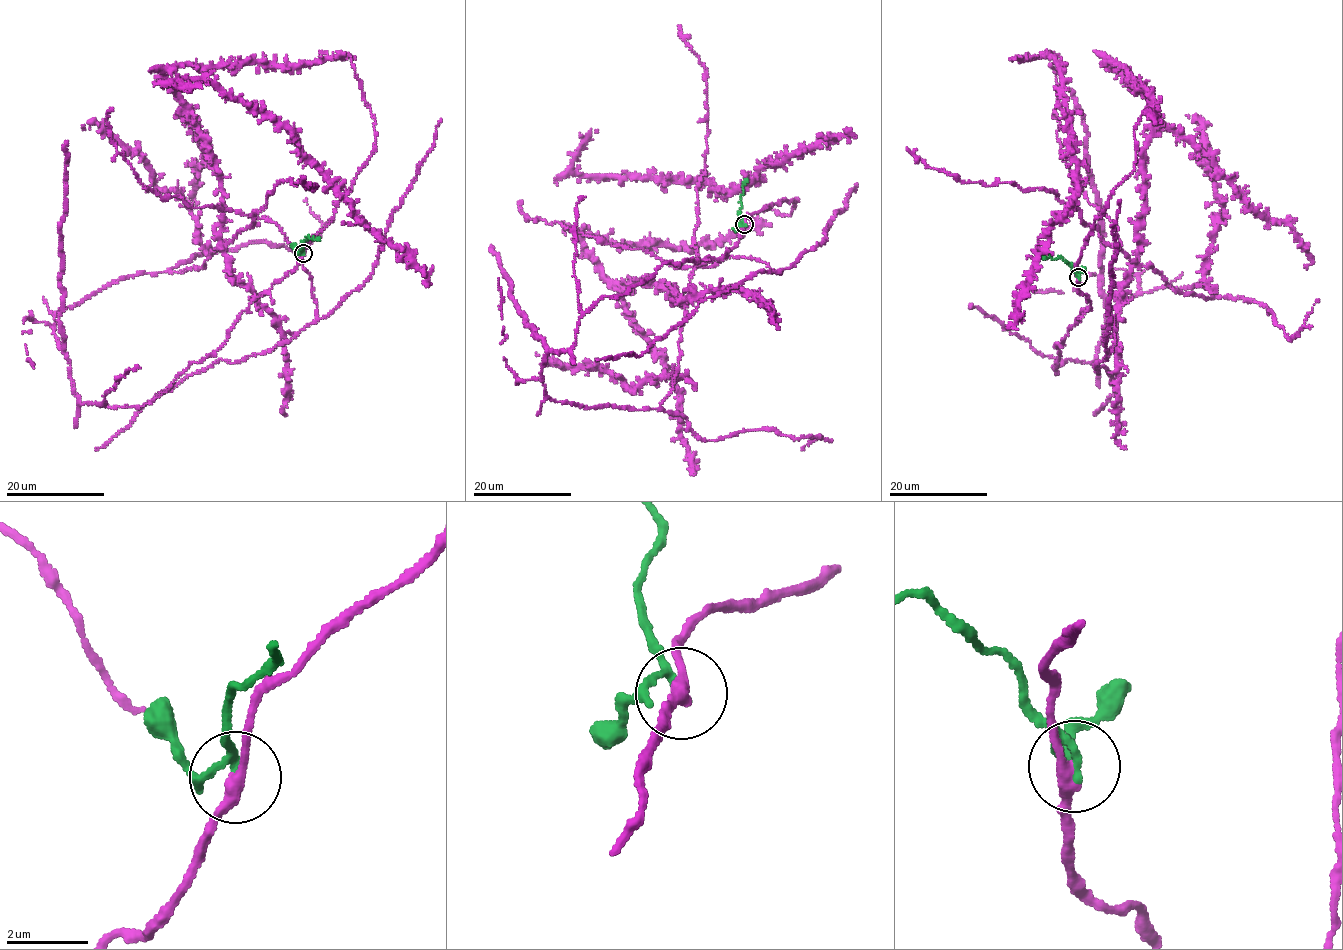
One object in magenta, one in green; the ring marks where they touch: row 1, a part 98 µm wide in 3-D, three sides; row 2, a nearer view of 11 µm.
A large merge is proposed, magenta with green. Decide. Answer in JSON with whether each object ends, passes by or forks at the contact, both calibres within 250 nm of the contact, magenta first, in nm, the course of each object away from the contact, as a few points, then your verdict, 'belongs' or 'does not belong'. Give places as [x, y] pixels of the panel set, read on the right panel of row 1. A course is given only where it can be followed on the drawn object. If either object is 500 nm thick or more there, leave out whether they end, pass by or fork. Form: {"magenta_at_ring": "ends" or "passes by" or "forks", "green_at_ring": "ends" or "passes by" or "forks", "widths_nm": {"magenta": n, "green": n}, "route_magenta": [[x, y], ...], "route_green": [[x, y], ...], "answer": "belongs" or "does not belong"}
{"magenta_at_ring": "passes by", "green_at_ring": "passes by", "widths_nm": {"magenta": 280, "green": 150}, "route_magenta": [[1079, 278], [1057, 372], [1133, 296], [1217, 297], [1113, 245], [1094, 364], [1117, 388], [1093, 414]], "route_green": [[1079, 278], [1060, 257], [1043, 257]], "answer": "does not belong"}

